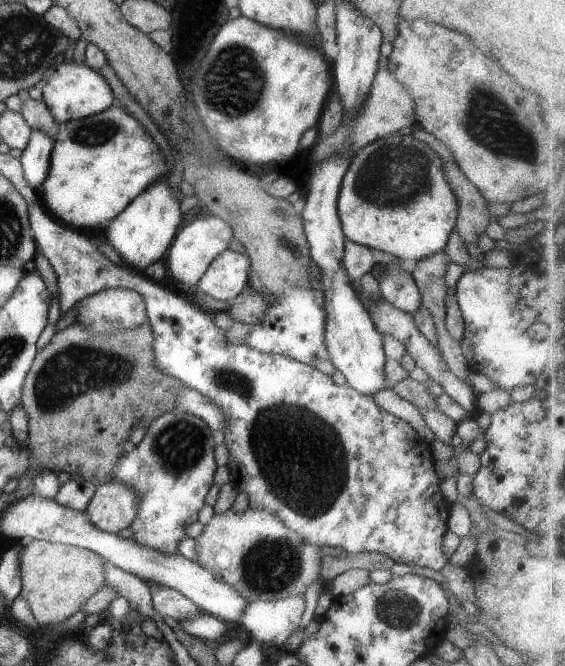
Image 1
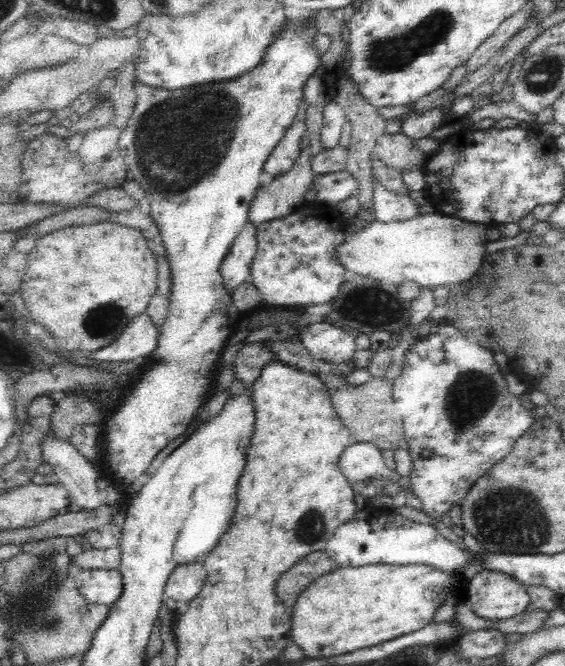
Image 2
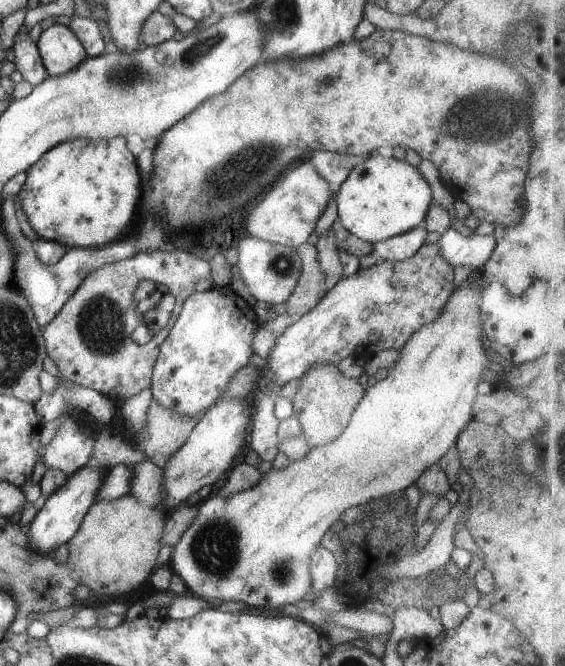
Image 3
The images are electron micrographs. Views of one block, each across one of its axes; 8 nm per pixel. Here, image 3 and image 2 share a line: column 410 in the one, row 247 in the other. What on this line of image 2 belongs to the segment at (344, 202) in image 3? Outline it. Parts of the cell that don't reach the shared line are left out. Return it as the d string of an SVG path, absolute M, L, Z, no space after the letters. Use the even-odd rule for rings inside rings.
M312 16L299 19L288 19L283 24L283 29L280 30L280 36L276 36L276 40L272 41L272 44L264 52L262 61L252 69L250 72L241 74L235 79L227 80L226 82L214 81L213 83L204 83L199 85L192 85L191 87L179 88L176 90L168 90L160 87L148 86L140 82L135 83L135 91L137 92L137 101L127 122L126 128L123 128L117 141L120 154L123 156L127 167L132 171L133 178L144 187L147 197L150 199L151 213L154 217L156 227L161 234L161 241L164 244L167 258L172 270L171 275L171 297L170 307L168 310L168 316L164 320L159 329L158 344L156 350L149 355L147 368L126 388L124 396L120 398L116 411L114 411L108 418L105 419L105 431L106 431L106 443L103 443L105 447L105 461L106 466L110 469L110 472L116 478L120 484L129 485L136 480L139 476L142 476L146 472L146 468L152 464L152 460L160 454L160 451L169 443L178 438L180 434L186 432L186 428L191 427L195 418L199 414L198 408L204 404L208 396L211 394L215 380L219 374L220 358L226 348L226 344L229 339L235 333L235 327L228 320L228 306L232 306L232 292L227 292L223 288L223 284L220 276L220 264L224 260L224 256L228 253L228 250L234 244L236 236L242 231L246 224L247 214L251 207L251 202L256 196L256 192L260 187L260 174L262 174L264 163L276 144L282 140L282 136L296 116L298 108L302 100L304 100L304 84L308 82L308 78L321 67L320 53L316 51L316 47L312 45L313 34L312 28L314 28L314 21Z

